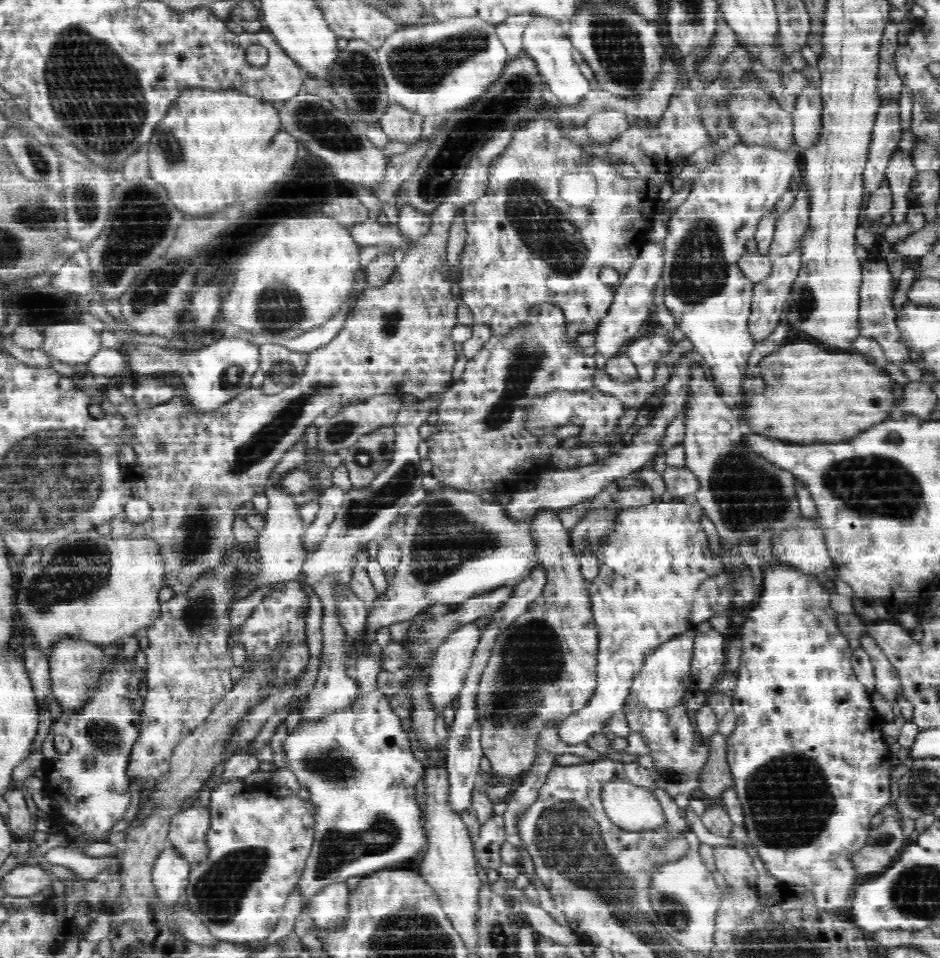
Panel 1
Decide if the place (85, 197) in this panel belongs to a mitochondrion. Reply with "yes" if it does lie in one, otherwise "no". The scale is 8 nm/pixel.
yes

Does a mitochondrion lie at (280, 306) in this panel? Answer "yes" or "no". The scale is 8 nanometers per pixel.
yes

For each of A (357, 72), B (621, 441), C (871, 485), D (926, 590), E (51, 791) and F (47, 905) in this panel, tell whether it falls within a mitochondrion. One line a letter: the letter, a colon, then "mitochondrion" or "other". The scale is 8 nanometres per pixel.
A: mitochondrion
B: other
C: mitochondrion
D: other
E: other
F: other

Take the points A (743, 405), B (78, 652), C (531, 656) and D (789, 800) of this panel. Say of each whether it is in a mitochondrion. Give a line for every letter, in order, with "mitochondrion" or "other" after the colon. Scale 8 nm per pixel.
A: other
B: other
C: mitochondrion
D: mitochondrion

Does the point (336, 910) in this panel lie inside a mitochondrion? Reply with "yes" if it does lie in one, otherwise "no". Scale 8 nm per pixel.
no

